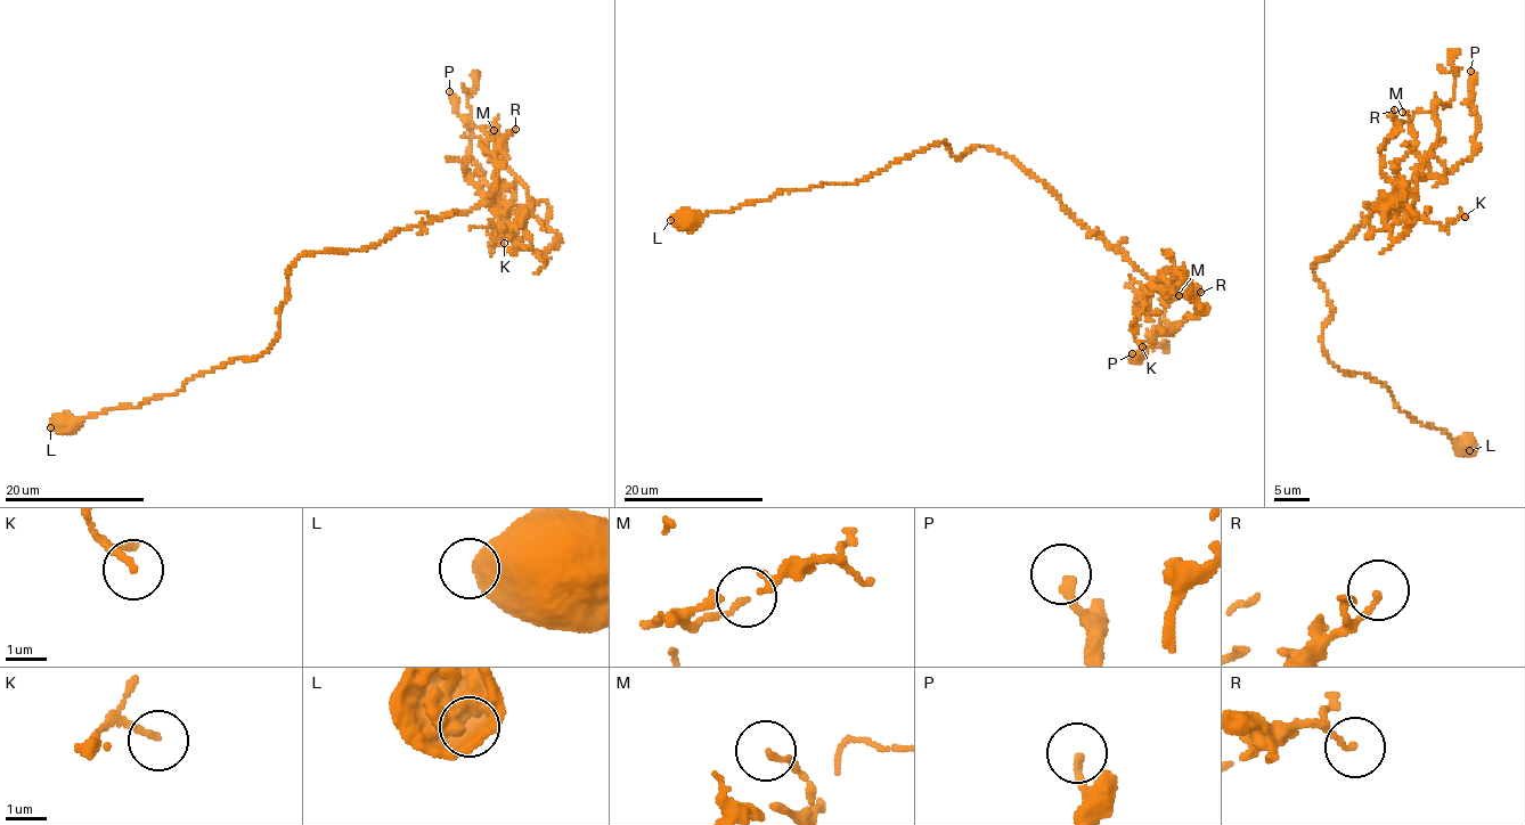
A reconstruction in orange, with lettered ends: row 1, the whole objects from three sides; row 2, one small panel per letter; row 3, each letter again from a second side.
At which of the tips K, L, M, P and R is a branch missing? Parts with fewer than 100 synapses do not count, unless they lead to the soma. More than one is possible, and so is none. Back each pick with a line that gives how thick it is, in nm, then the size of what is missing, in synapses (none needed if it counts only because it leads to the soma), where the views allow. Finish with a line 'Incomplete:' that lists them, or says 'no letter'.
Incomplete: no letter

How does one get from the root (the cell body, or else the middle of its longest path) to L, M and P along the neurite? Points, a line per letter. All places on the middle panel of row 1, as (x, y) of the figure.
L: (1081, 223), (1010, 157), (973, 146), (956, 157), (942, 141), (854, 182), (823, 182), (731, 211), (670, 220)
M: (1081, 223), (1118, 250), (1139, 271), (1171, 284), (1166, 292), (1169, 300), (1165, 304), (1165, 300), (1179, 295)
P: (1081, 223), (1164, 290), (1185, 275), (1189, 295), (1205, 307), (1169, 335), (1158, 329), (1139, 361), (1132, 353)

